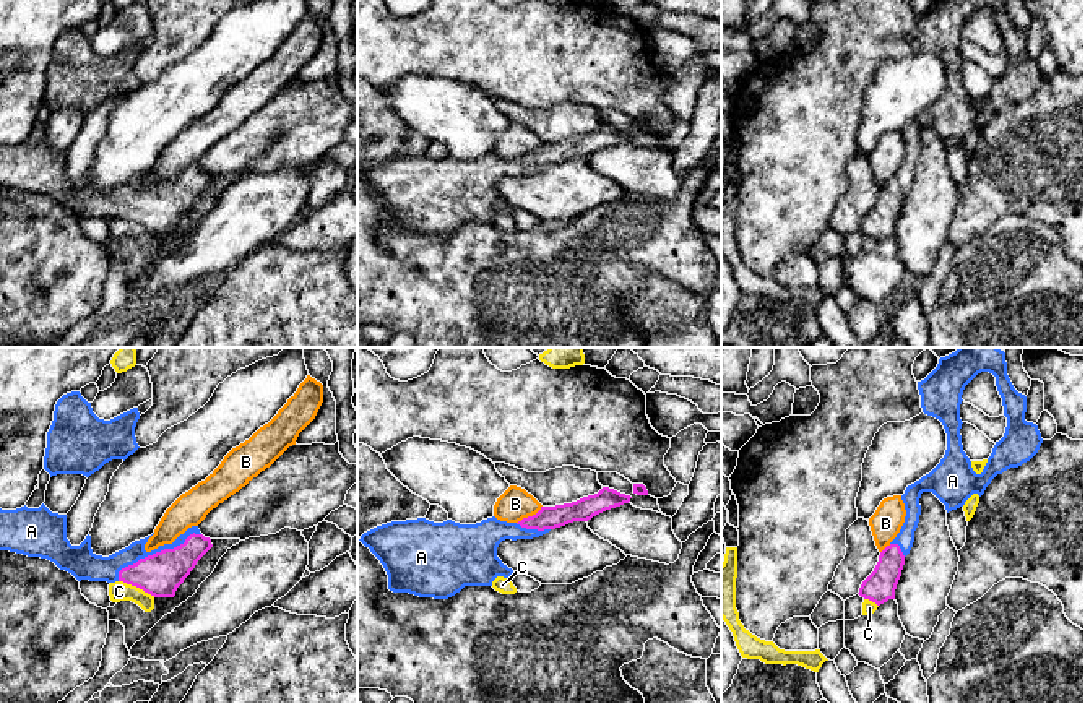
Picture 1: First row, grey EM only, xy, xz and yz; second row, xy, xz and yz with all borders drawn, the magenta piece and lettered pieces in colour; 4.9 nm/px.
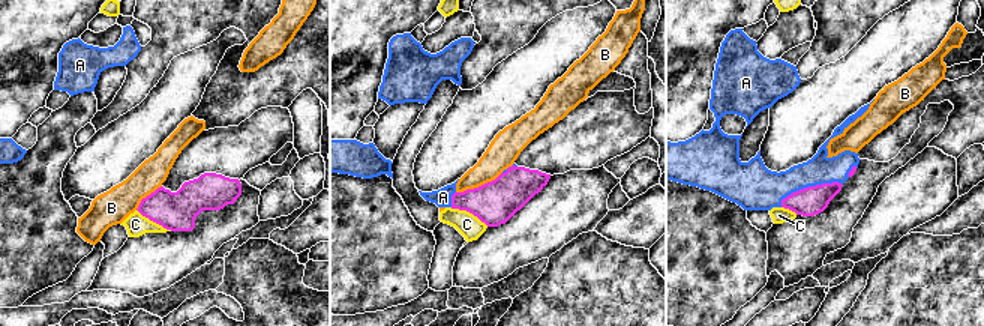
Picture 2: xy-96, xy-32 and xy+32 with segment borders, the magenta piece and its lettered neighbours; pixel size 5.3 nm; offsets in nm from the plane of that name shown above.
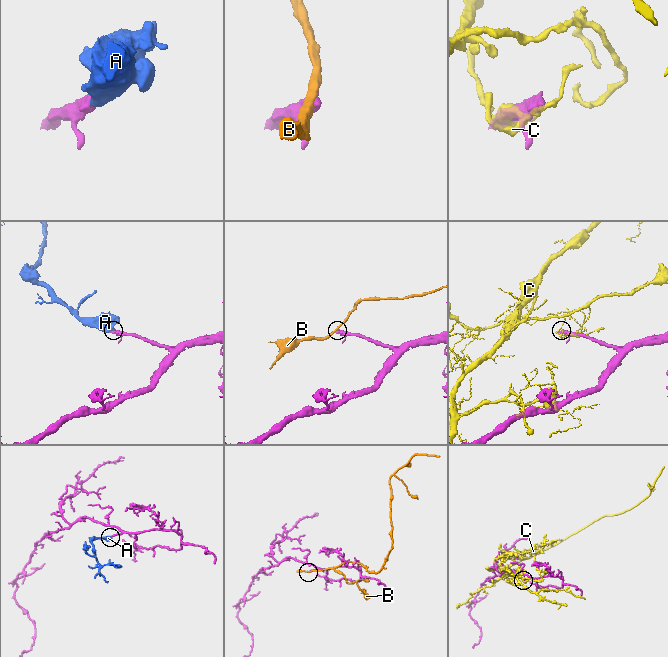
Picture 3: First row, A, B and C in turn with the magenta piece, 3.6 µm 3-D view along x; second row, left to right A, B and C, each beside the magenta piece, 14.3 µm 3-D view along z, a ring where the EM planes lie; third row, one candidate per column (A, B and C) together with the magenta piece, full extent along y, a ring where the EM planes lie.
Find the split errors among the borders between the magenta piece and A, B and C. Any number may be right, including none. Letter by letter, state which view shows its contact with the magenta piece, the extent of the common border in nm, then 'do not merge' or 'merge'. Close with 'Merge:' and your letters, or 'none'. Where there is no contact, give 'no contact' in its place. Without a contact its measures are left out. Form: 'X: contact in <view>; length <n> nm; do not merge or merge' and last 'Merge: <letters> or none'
A: contact in xy; length 480 nm; merge
B: contact in xz; length 160 nm; do not merge
C: contact in xy; length 200 nm; do not merge
Merge: A

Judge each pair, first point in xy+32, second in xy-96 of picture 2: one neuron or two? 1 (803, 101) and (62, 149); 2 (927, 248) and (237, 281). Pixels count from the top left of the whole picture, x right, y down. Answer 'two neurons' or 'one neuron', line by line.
1: two neurons
2: one neuron

